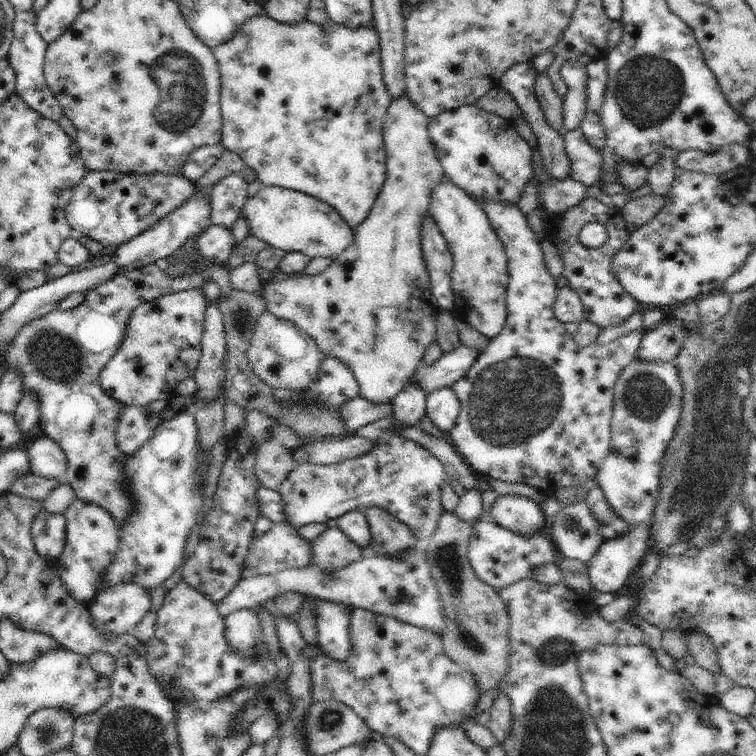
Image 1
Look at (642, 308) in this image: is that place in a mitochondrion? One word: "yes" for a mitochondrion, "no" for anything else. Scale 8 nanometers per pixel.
no

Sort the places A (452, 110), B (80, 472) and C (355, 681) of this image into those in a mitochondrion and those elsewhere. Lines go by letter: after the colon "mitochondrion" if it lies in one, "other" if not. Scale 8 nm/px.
A: other
B: other
C: other

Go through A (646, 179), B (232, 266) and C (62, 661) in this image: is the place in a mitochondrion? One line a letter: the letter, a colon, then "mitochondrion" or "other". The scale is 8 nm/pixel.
A: other
B: other
C: other

